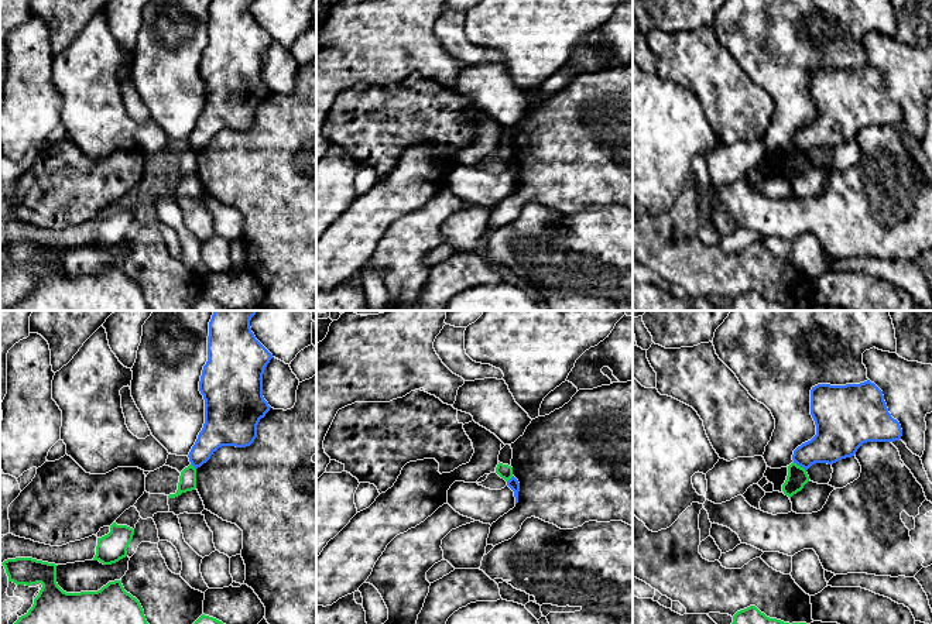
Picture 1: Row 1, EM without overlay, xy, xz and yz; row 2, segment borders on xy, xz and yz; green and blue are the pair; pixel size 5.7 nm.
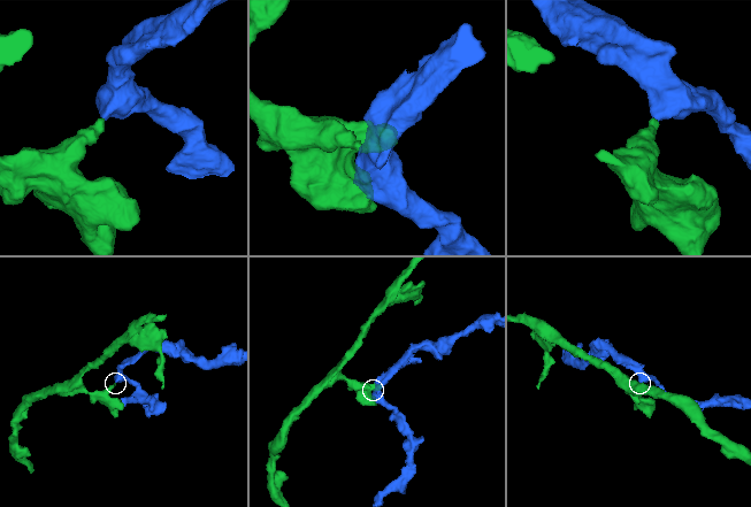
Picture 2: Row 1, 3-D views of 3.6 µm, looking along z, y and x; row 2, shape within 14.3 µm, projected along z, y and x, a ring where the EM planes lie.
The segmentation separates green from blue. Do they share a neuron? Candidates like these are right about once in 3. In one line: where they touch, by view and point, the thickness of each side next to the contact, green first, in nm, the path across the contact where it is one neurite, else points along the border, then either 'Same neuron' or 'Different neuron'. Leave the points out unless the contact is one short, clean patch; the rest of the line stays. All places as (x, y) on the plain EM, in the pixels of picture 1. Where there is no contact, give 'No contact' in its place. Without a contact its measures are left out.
Touches green at yz (799, 150). Thickness 120 nm (green) against 220 nm. Boundary: yz (792, 146), (805, 154). Different neuron

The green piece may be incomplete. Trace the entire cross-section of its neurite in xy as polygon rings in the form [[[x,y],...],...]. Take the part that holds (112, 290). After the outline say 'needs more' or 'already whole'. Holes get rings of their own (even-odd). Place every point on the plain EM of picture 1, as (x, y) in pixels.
[[[16,241],[7,243],[1,248],[6,253],[8,265],[16,267],[17,270],[31,270],[37,267],[42,268],[38,280],[34,282],[32,291],[27,298],[18,301],[11,311],[150,311],[140,285],[124,274],[121,264],[109,265],[97,275],[66,277],[56,267],[58,248],[55,247],[48,247],[32,241]]] | already whole

